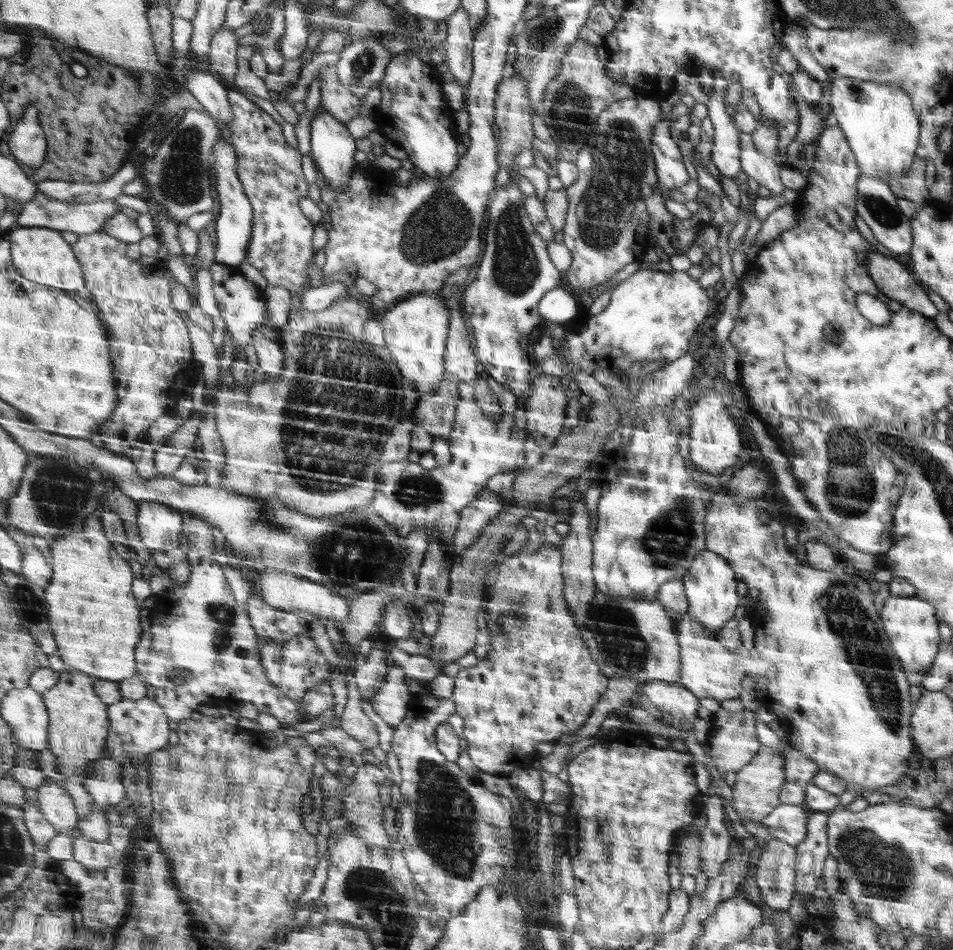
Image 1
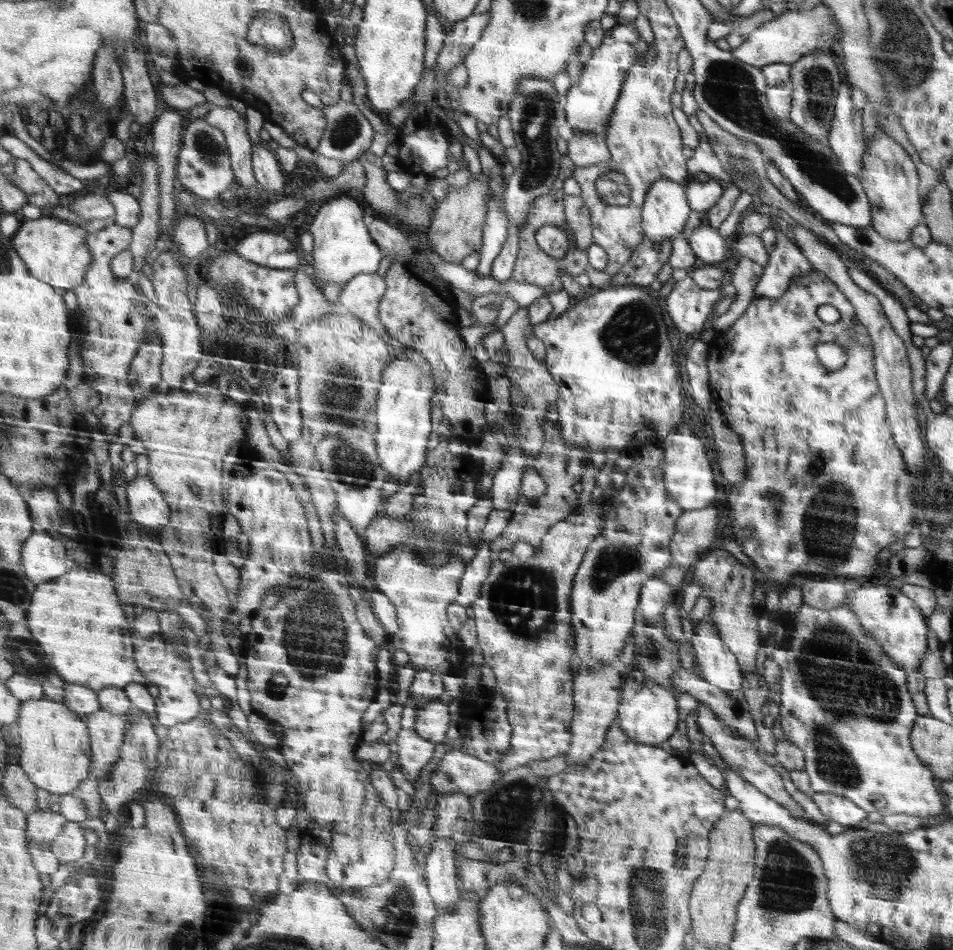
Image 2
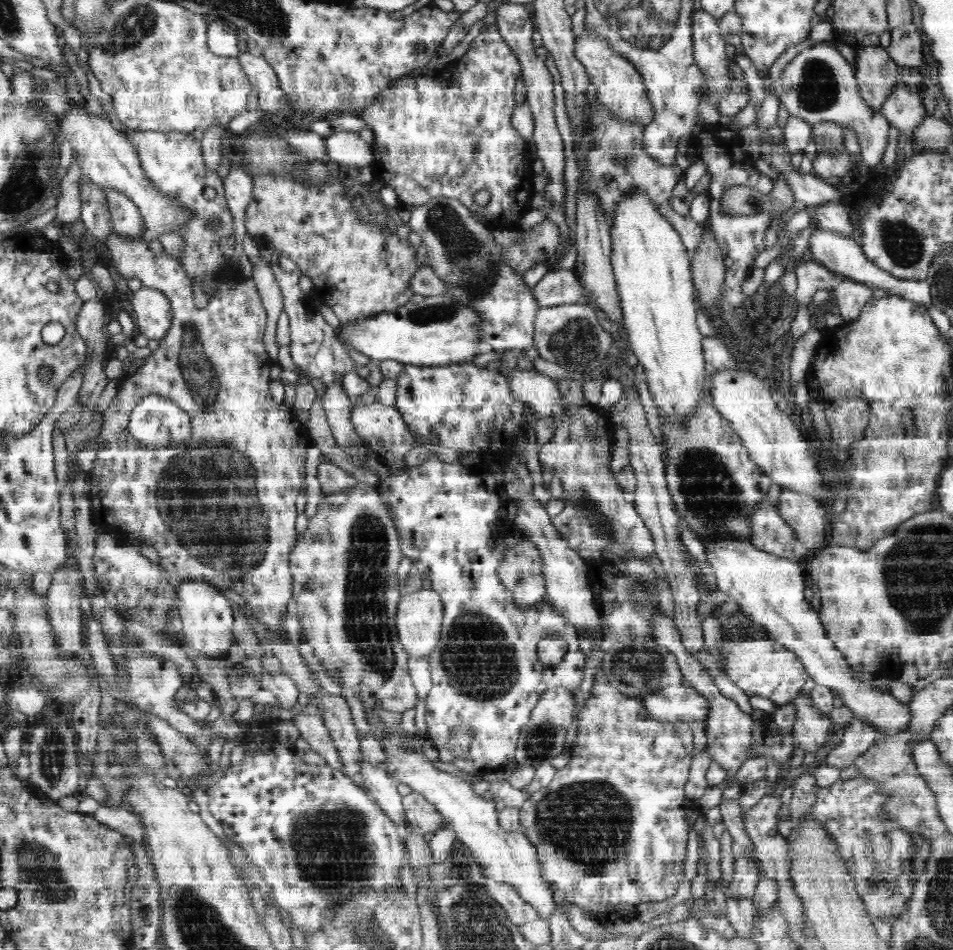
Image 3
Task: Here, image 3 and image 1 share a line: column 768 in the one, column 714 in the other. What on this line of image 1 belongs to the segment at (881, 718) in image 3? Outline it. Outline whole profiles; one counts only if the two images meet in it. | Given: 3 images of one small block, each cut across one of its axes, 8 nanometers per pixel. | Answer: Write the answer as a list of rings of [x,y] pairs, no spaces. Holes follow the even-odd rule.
[[[703,552],[701,556],[695,558],[691,570],[681,578],[683,584],[683,594],[687,598],[687,616],[693,618],[695,622],[701,624],[703,630],[711,632],[717,636],[717,632],[731,620],[735,608],[737,608],[737,592],[735,592],[735,578],[733,578],[733,568],[729,564],[713,554],[713,552]]]

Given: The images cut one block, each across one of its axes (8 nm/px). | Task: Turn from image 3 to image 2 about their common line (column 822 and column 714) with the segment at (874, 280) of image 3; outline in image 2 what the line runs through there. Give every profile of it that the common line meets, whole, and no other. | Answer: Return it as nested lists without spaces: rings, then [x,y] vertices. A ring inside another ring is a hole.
[[[695,222],[691,232],[687,234],[687,242],[689,248],[695,252],[695,256],[705,262],[705,266],[719,266],[719,262],[723,262],[725,258],[733,258],[743,256],[743,258],[751,258],[755,264],[767,266],[769,254],[765,252],[759,234],[749,234],[749,236],[739,236],[735,238],[735,242],[731,244],[731,250],[725,246],[725,240],[717,234],[715,228],[705,226],[703,222]]]

